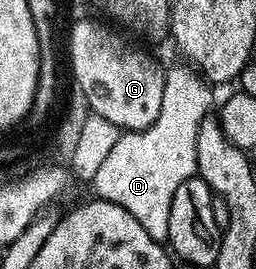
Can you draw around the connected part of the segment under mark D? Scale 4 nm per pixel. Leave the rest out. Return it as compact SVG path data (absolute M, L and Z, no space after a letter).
M189 65L169 67L165 71L166 83L164 84L163 104L160 107L160 116L151 127L140 131L127 130L122 132L116 144L112 147L97 169L92 181L92 187L99 199L103 202L120 204L124 212L136 216L144 227L144 232L152 236L152 240L165 243L168 239L168 212L172 212L172 196L176 196L176 188L184 184L184 180L195 177L198 161L196 160L196 136L198 126L203 118L211 113L210 105L214 102L211 83L199 76Z

